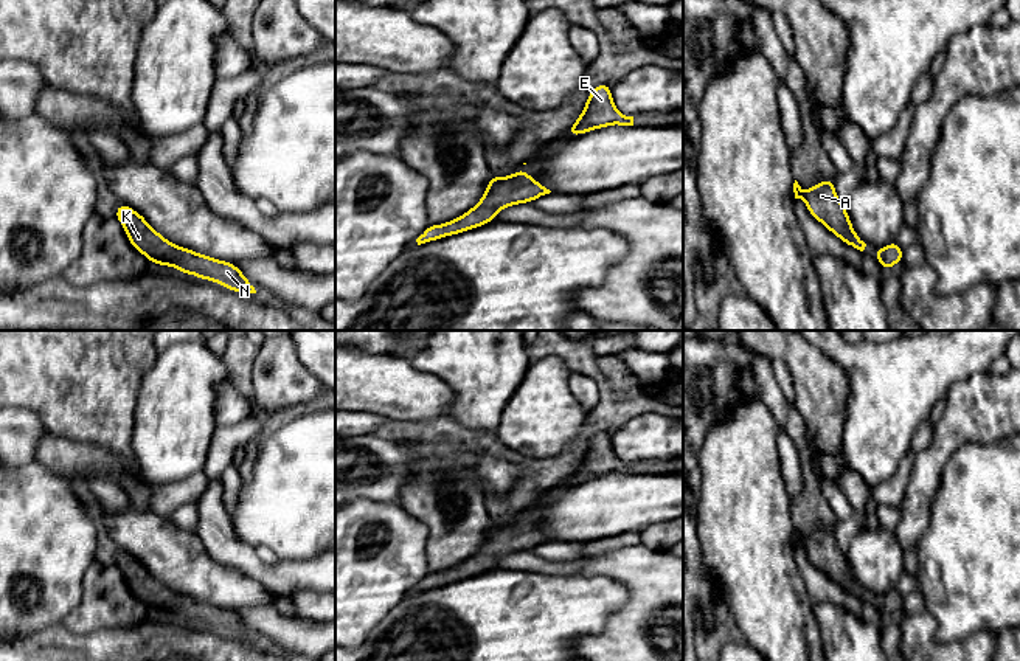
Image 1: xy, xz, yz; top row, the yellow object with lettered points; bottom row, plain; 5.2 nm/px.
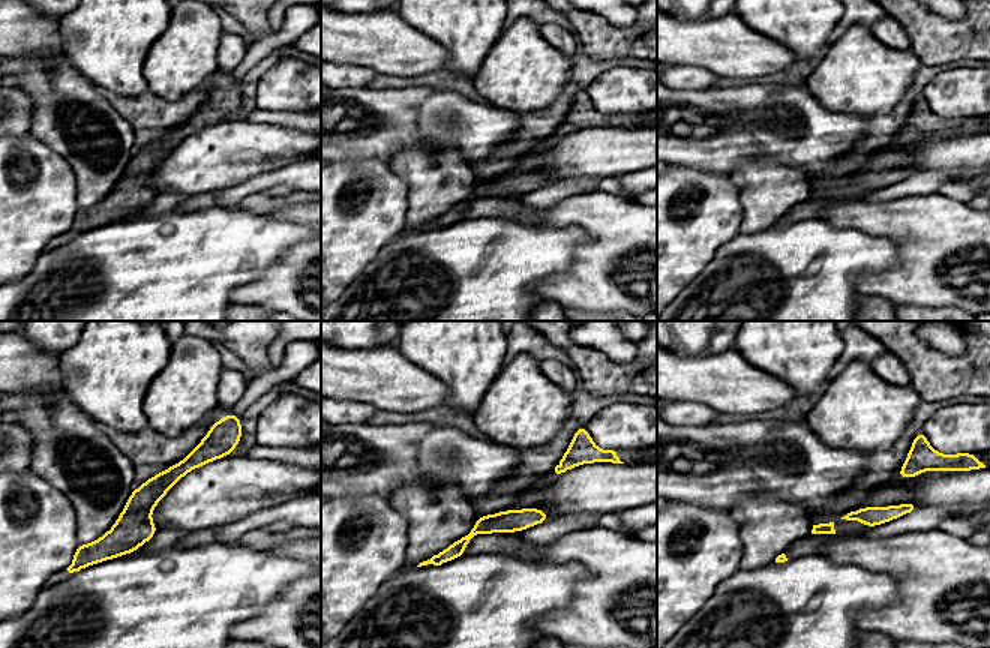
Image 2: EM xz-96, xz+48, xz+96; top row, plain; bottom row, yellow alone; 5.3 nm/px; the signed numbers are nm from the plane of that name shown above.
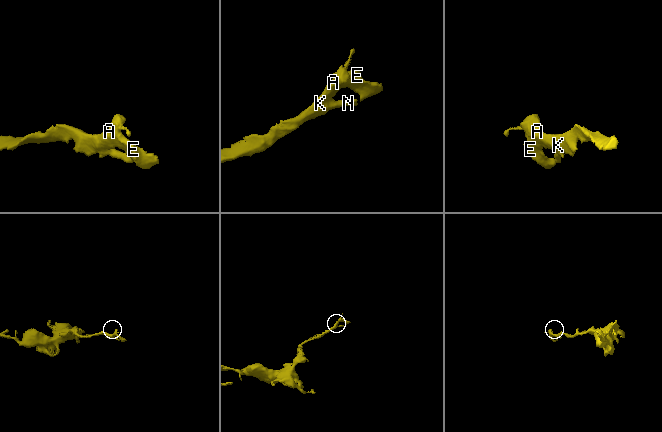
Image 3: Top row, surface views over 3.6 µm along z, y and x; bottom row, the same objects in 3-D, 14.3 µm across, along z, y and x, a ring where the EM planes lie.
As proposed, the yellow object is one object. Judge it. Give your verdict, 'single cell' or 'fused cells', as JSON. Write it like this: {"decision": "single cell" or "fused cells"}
{"decision": "single cell"}

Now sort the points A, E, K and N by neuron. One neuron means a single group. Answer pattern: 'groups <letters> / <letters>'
groups A E K N

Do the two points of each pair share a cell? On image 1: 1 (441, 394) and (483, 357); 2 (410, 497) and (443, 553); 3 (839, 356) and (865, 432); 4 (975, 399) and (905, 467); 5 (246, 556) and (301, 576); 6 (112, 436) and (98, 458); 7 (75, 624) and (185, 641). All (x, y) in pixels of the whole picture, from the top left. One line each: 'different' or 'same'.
1: different
2: same
3: same
4: different
5: same
6: different
7: different

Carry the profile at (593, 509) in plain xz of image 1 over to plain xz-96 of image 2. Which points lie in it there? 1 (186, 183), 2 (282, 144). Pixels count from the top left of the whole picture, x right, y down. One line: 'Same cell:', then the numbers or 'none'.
Same cell: 1, 2

